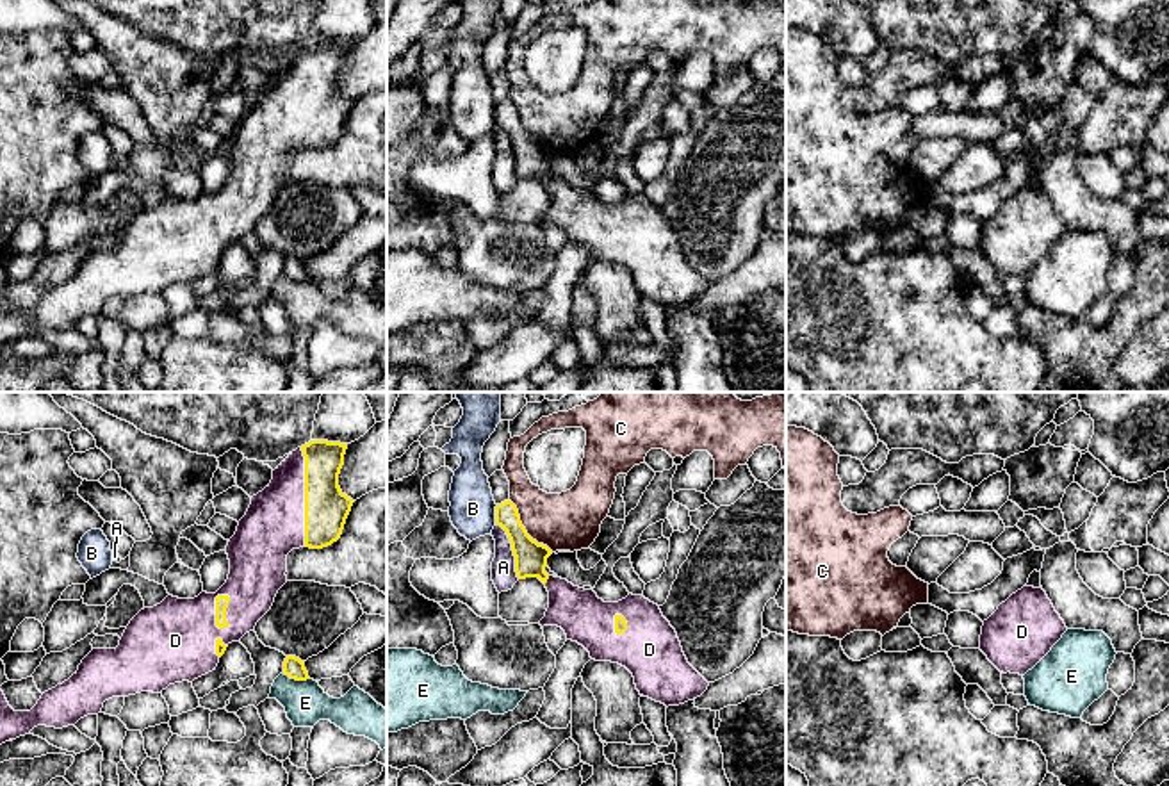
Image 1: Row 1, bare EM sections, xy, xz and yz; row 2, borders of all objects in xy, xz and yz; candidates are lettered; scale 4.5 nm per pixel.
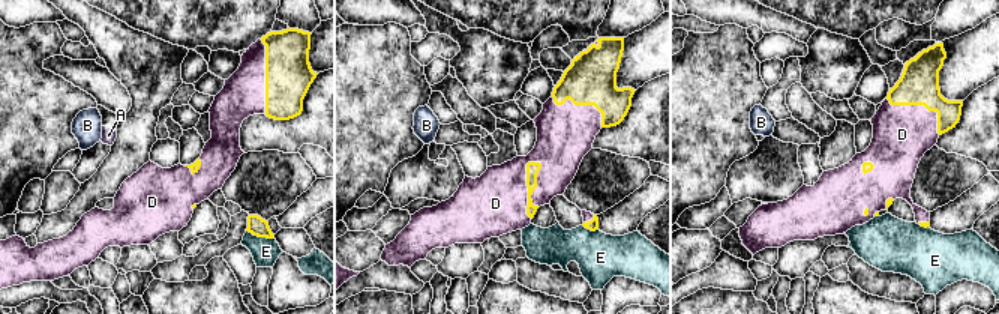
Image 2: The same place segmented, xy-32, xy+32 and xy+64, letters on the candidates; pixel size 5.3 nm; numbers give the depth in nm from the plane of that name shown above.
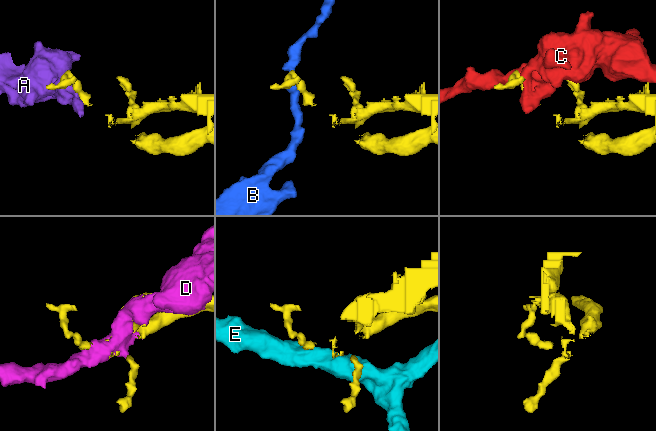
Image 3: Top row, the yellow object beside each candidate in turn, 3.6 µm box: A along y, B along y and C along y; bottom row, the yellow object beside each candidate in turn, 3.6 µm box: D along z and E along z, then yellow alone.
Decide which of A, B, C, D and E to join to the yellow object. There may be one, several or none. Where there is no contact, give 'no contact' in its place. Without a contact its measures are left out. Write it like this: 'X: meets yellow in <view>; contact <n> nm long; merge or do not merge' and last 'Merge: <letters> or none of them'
A: meets yellow in xz; contact 280 nm long; do not merge
B: meets yellow in xz; contact 90 nm long; do not merge
C: meets yellow in xz; contact 320 nm long; do not merge
D: meets yellow in xy; contact 440 nm long; merge
E: meets yellow in xy; contact 120 nm long; do not merge
Merge: D

